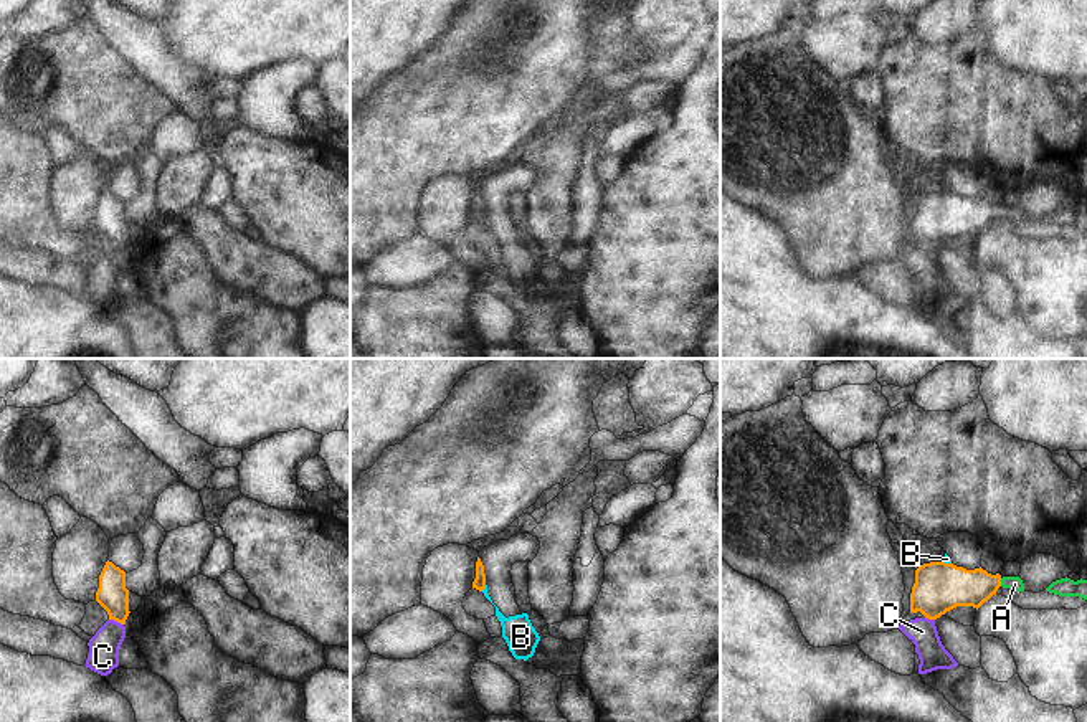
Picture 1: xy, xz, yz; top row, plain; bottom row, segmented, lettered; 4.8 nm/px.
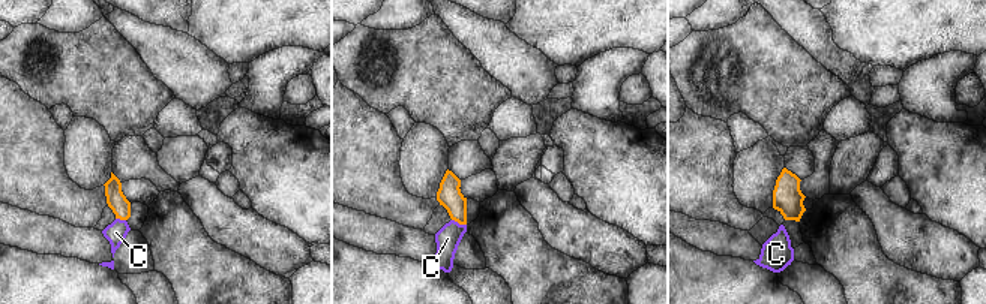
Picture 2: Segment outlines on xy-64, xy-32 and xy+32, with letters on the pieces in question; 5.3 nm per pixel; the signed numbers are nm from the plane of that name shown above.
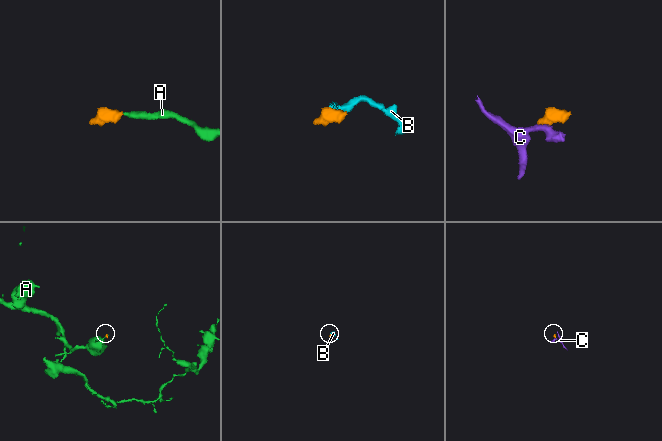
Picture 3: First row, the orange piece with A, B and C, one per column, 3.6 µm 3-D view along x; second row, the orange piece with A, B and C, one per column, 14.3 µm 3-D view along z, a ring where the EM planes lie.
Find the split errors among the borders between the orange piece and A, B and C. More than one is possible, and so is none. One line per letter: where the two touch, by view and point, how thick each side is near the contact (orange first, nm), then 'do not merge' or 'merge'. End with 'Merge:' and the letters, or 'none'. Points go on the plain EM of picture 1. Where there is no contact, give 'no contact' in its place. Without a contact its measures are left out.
A: meets orange in yz at (1000, 212); 200 nm thick on the orange side, 70 nm on the other; merge
B: meets orange in xz at (483, 218); 60 nm thick on the orange side, 130 nm on the other; do not merge
C: meets orange in xy at (116, 250); 150 nm thick on the orange side, 150 nm on the other; do not merge
Merge: A

